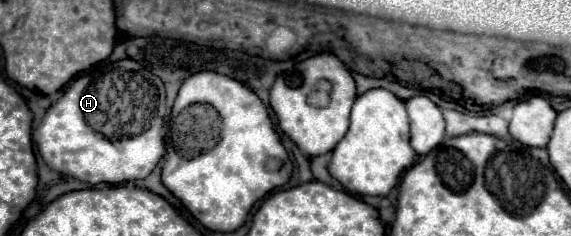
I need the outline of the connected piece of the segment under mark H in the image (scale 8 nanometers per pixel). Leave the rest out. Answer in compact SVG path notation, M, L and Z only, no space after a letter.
M128 58L120 62L102 62L92 72L72 80L72 90L64 90L62 98L48 108L42 124L32 132L32 140L38 146L42 160L52 170L64 176L72 176L88 184L100 182L122 184L128 180L146 178L160 162L164 154L164 138L162 138L164 108L166 108L164 84L156 74L152 74L150 70Z

